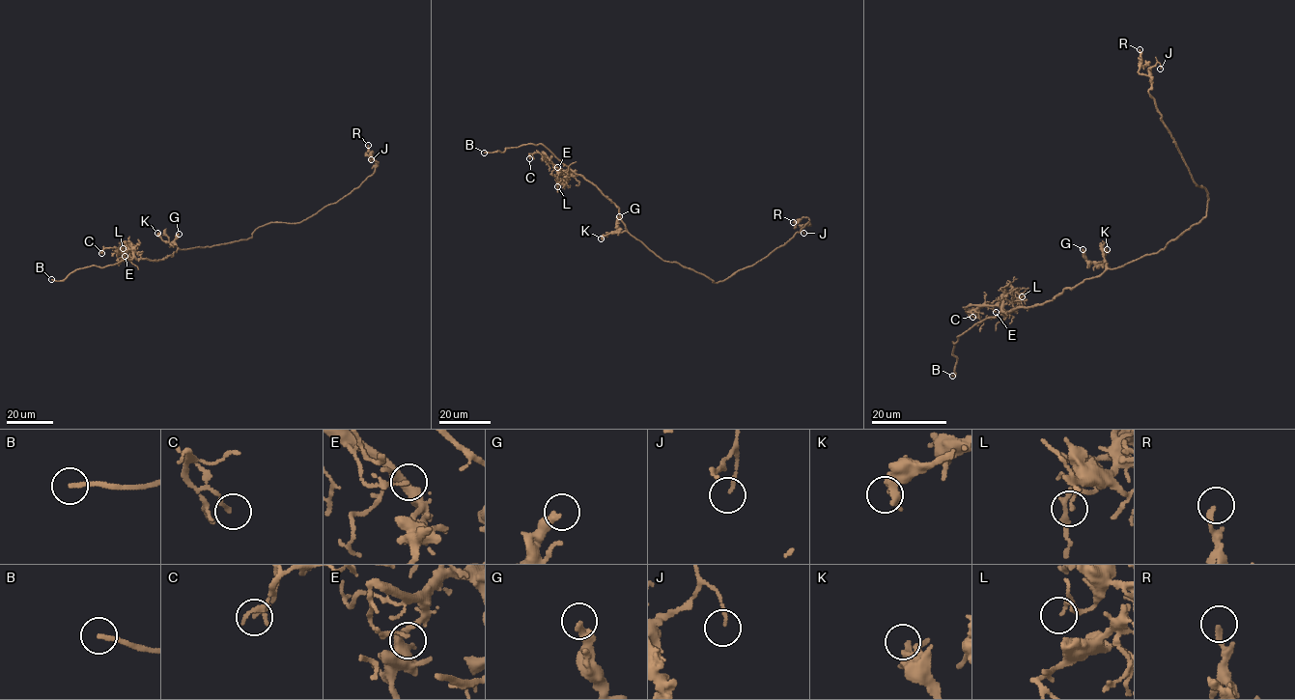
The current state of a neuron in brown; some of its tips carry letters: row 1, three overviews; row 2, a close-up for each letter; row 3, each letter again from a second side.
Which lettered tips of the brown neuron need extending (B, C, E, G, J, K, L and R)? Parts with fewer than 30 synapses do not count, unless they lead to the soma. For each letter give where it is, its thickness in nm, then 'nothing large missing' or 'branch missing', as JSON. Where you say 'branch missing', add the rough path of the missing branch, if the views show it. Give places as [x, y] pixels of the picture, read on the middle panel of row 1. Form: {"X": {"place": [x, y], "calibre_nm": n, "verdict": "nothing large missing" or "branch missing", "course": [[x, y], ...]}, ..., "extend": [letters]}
{"B": {"place": [484, 153], "calibre_nm": 180, "verdict": "branch missing", "course": [[484, 153], [476, 160], [461, 165], [449, 182]]}, "C": {"place": [529, 158], "calibre_nm": 140, "verdict": "nothing large missing"}, "E": {"place": [557, 167], "calibre_nm": 110, "verdict": "nothing large missing"}, "G": {"place": [619, 216], "calibre_nm": 280, "verdict": "nothing large missing"}, "J": {"place": [803, 233], "calibre_nm": 130, "verdict": "nothing large missing"}, "K": {"place": [601, 238], "calibre_nm": 200, "verdict": "nothing large missing"}, "L": {"place": [557, 186], "calibre_nm": 100, "verdict": "nothing large missing"}, "R": {"place": [793, 222], "calibre_nm": 150, "verdict": "nothing large missing"}, "extend": ["B"]}

